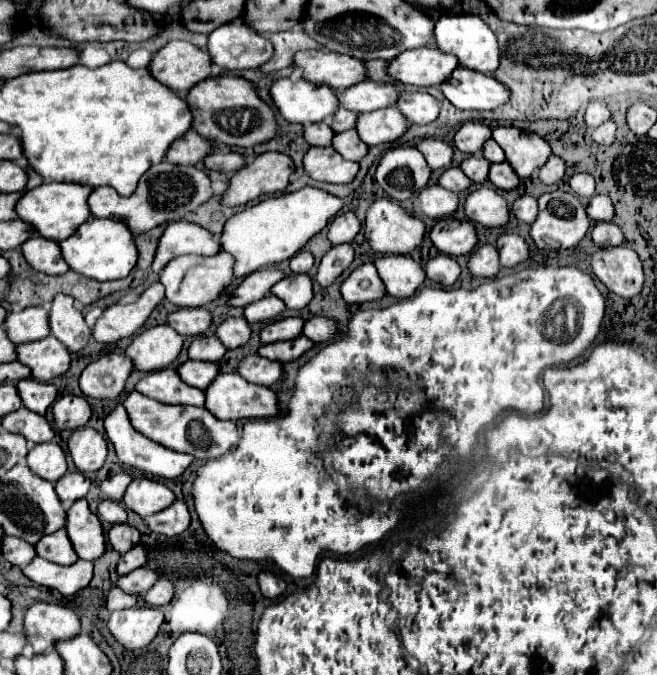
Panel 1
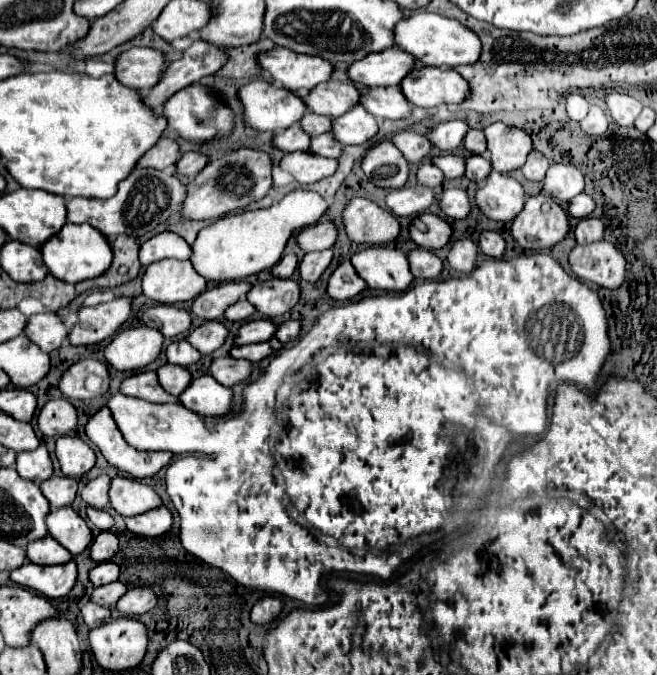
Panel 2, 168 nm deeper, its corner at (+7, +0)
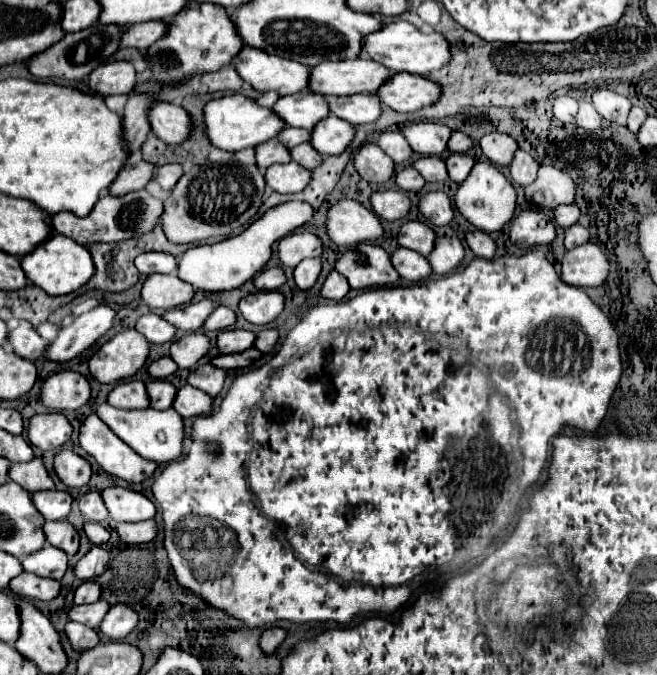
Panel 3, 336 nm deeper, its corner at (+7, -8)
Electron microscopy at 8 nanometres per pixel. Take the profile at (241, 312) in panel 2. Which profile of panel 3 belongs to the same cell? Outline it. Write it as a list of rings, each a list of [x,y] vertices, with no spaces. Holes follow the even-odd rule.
[[[219,305],[219,307],[213,311],[213,315],[209,315],[209,319],[205,321],[203,327],[205,327],[207,331],[225,331],[225,329],[233,327],[235,321],[237,321],[235,311],[229,309],[229,307],[225,307],[225,305]]]

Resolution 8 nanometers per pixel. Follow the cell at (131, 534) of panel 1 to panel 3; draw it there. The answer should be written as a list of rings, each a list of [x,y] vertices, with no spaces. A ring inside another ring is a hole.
[[[93,545],[91,551],[77,561],[77,565],[75,565],[75,575],[77,575],[81,581],[95,579],[95,577],[99,577],[99,575],[107,569],[107,563],[109,563],[109,553],[107,553],[103,547]]]

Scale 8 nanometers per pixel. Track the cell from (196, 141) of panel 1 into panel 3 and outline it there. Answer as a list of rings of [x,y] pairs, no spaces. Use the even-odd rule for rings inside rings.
[[[141,153],[131,155],[125,167],[119,171],[117,179],[113,181],[113,185],[109,187],[109,191],[113,195],[125,195],[129,191],[143,189],[153,179],[153,171],[157,171],[157,165],[145,161]]]

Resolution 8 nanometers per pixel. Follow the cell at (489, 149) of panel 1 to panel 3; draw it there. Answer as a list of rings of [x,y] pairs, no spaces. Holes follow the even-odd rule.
[[[455,131],[449,139],[449,151],[451,153],[467,153],[469,149],[473,149],[473,139],[465,133],[459,133]]]

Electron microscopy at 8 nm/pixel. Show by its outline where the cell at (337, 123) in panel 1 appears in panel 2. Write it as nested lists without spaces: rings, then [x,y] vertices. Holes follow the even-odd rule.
[[[309,111],[303,115],[303,119],[299,121],[301,129],[315,137],[315,135],[321,135],[321,133],[327,133],[329,131],[329,117],[323,117],[323,115],[309,115]]]

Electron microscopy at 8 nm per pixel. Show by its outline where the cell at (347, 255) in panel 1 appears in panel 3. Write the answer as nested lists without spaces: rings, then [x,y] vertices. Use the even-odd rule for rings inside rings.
[[[305,259],[295,267],[295,283],[299,289],[311,289],[321,275],[321,259]]]

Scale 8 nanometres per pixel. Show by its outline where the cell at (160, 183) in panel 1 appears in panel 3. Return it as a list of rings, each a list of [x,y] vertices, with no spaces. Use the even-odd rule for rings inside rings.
[[[147,189],[129,191],[123,197],[105,193],[95,203],[93,211],[87,217],[77,217],[71,211],[61,211],[61,213],[53,215],[53,229],[55,229],[55,233],[71,237],[81,245],[117,243],[117,241],[125,241],[125,239],[137,239],[137,235],[145,235],[145,233],[153,231],[153,227],[161,221],[161,211],[163,211],[163,201],[153,197]]]

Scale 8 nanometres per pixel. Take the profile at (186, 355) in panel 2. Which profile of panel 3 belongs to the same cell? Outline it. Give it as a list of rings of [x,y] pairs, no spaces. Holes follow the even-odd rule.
[[[169,355],[153,361],[153,363],[147,367],[147,371],[149,371],[149,375],[151,375],[153,379],[167,379],[167,377],[173,375],[177,369],[179,369],[179,367],[173,363],[173,359],[171,359]]]

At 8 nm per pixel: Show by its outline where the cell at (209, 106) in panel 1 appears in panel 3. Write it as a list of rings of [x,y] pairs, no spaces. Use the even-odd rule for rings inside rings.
[[[155,103],[149,111],[151,129],[157,133],[159,139],[163,139],[167,145],[179,145],[185,139],[189,139],[193,131],[193,119],[191,115],[173,103]]]

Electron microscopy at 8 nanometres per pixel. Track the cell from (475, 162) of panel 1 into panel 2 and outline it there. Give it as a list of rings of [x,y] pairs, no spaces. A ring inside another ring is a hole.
[[[439,153],[431,157],[431,163],[443,171],[445,179],[457,179],[465,173],[465,159],[459,153]]]

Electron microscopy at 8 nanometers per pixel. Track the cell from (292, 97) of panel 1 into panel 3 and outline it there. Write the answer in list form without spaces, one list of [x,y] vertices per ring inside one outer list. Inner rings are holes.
[[[239,93],[209,101],[205,105],[205,125],[207,125],[205,131],[207,131],[207,137],[211,139],[211,143],[215,147],[231,151],[231,153],[241,151],[245,147],[257,147],[257,145],[265,143],[267,139],[277,137],[279,131],[285,127],[285,123],[281,123],[281,119],[277,119],[277,115],[273,115],[273,109],[261,107],[253,99],[239,95]]]

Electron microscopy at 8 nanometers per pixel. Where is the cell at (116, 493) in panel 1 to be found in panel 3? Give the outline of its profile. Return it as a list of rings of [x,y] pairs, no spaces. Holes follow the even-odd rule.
[[[89,491],[89,493],[85,493],[85,495],[79,499],[79,509],[81,509],[81,513],[83,513],[87,519],[97,521],[97,523],[107,521],[107,517],[109,517],[109,511],[107,511],[107,507],[103,505],[103,499],[101,499],[101,493],[99,493],[99,491]]]

